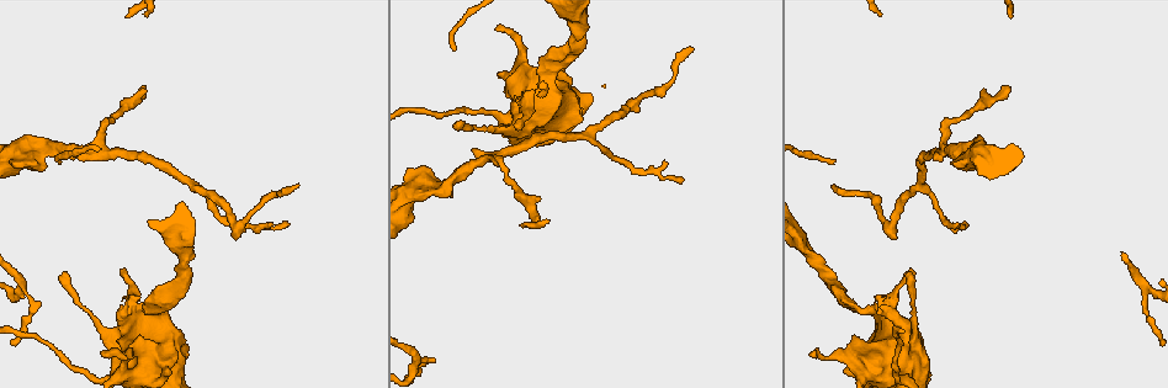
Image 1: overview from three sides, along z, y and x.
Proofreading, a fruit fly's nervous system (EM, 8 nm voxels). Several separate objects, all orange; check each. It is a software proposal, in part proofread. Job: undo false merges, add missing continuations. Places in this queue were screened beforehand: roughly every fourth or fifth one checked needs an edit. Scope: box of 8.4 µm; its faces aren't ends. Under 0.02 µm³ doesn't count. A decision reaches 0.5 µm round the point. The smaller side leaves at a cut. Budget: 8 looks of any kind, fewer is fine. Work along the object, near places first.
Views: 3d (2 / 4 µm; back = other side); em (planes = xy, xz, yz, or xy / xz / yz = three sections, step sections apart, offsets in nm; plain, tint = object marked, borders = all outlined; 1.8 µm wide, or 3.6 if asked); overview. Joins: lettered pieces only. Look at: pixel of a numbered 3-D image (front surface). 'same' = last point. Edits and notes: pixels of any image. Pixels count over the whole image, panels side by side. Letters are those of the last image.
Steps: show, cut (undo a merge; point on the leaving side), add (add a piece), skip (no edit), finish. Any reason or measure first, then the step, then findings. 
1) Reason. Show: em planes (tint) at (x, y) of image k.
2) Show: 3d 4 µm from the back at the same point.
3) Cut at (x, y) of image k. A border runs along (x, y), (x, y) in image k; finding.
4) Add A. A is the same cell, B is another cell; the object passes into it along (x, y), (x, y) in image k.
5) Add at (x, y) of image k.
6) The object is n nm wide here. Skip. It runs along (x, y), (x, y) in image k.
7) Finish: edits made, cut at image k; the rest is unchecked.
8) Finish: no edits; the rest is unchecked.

Abrupt turn. Show: 3d 2 µm at (633, 101) of image 1.

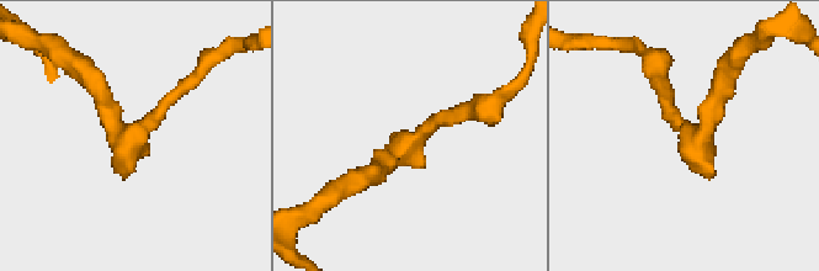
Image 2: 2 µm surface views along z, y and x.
Need the tissue. Show: em xz step 8 (tint) at (691, 133) of image 2.

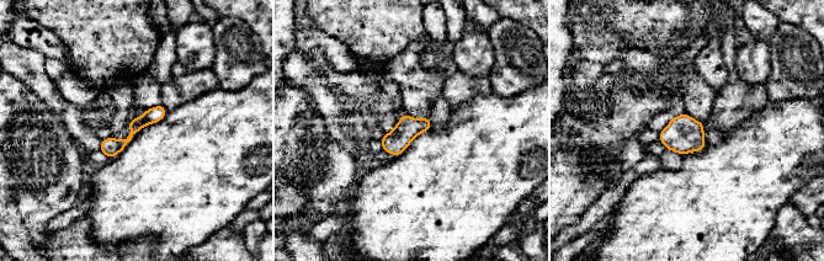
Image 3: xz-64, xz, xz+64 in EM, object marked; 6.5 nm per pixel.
Show: em planes (borders) at the same point.

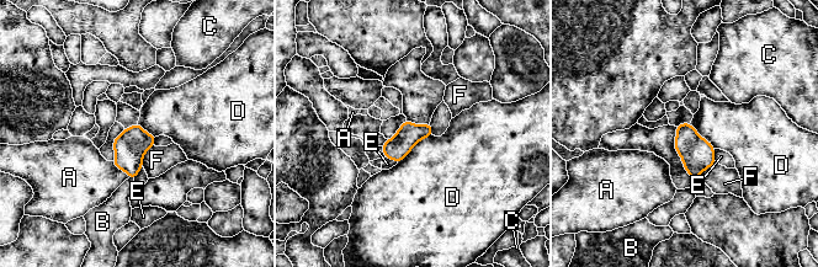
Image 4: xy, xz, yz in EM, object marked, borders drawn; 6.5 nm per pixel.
Add B. B is the same cell, A, C, D, E and F are other cells; the object passes into it along (129, 147), (132, 177), (116, 212) in image 4; it goes on there.

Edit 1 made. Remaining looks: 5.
Show: overview.

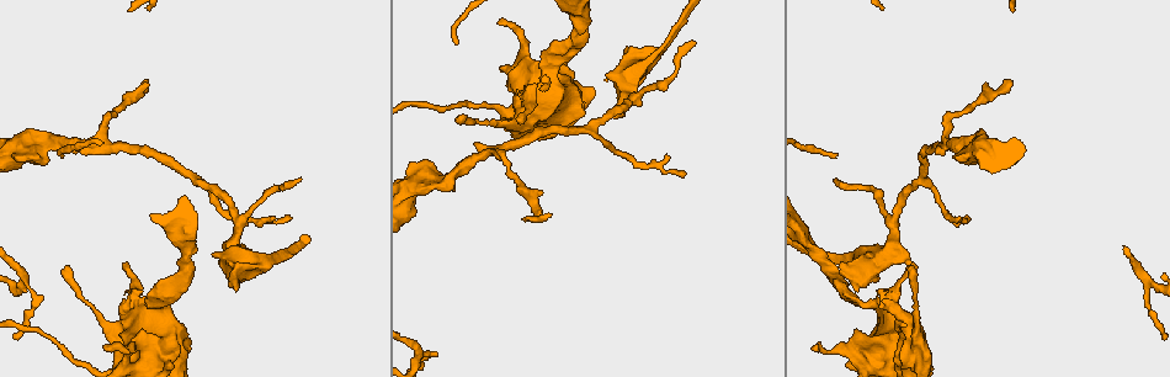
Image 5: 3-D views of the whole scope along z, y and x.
Stops while still wide. Show: 3d 4 µm at (909, 316) of image 5.

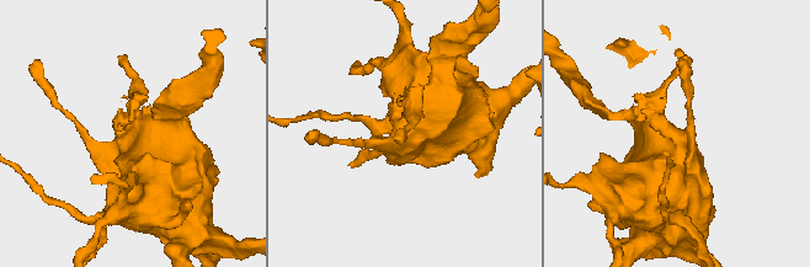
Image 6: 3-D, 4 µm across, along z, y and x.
Need the tissue. Show: em 3.6 µm yz step 16 (tint) at (116, 135) of image 6.

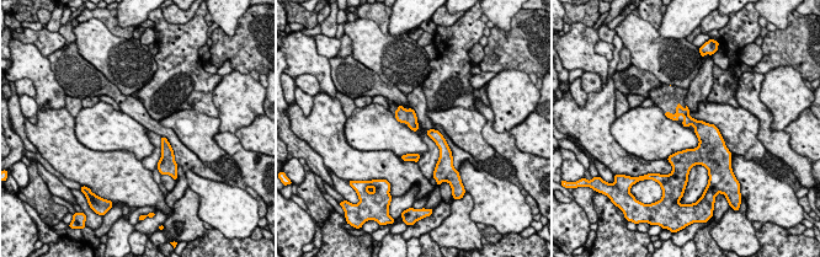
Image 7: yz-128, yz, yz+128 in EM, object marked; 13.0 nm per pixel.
Cut it another way. Show: em 3.6 µm planes (borders) at the same point.

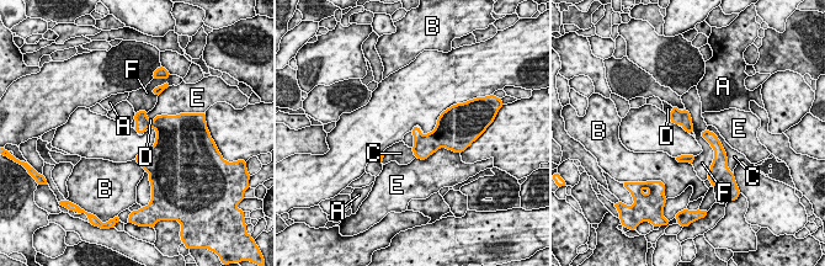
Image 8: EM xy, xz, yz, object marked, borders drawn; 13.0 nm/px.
Add D. D is the same cell, A, B, C, E and F are other cells; the object passes into it along (676, 117), (670, 112), (668, 108) in image 8; it goes on there.

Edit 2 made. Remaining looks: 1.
Finish: edits made, add at image 4, add at image 8; the rest is unchecked.

